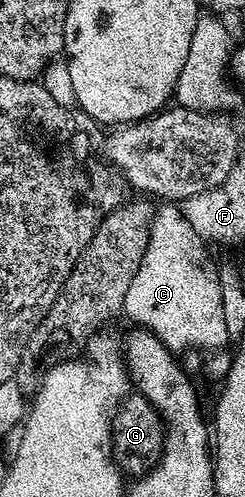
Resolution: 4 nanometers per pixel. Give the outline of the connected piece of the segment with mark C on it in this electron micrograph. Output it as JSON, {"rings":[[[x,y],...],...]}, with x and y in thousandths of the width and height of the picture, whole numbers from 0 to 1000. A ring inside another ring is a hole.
{"rings":[[[682,404],[633,416],[592,513],[576,517],[551,555],[527,565],[498,632],[522,634],[571,660],[624,668],[702,710],[780,706],[792,698],[829,698],[824,702],[914,698],[935,686],[902,606],[894,537],[861,531],[841,501],[849,499],[824,477],[788,465],[784,455],[743,433],[731,412]]]}

